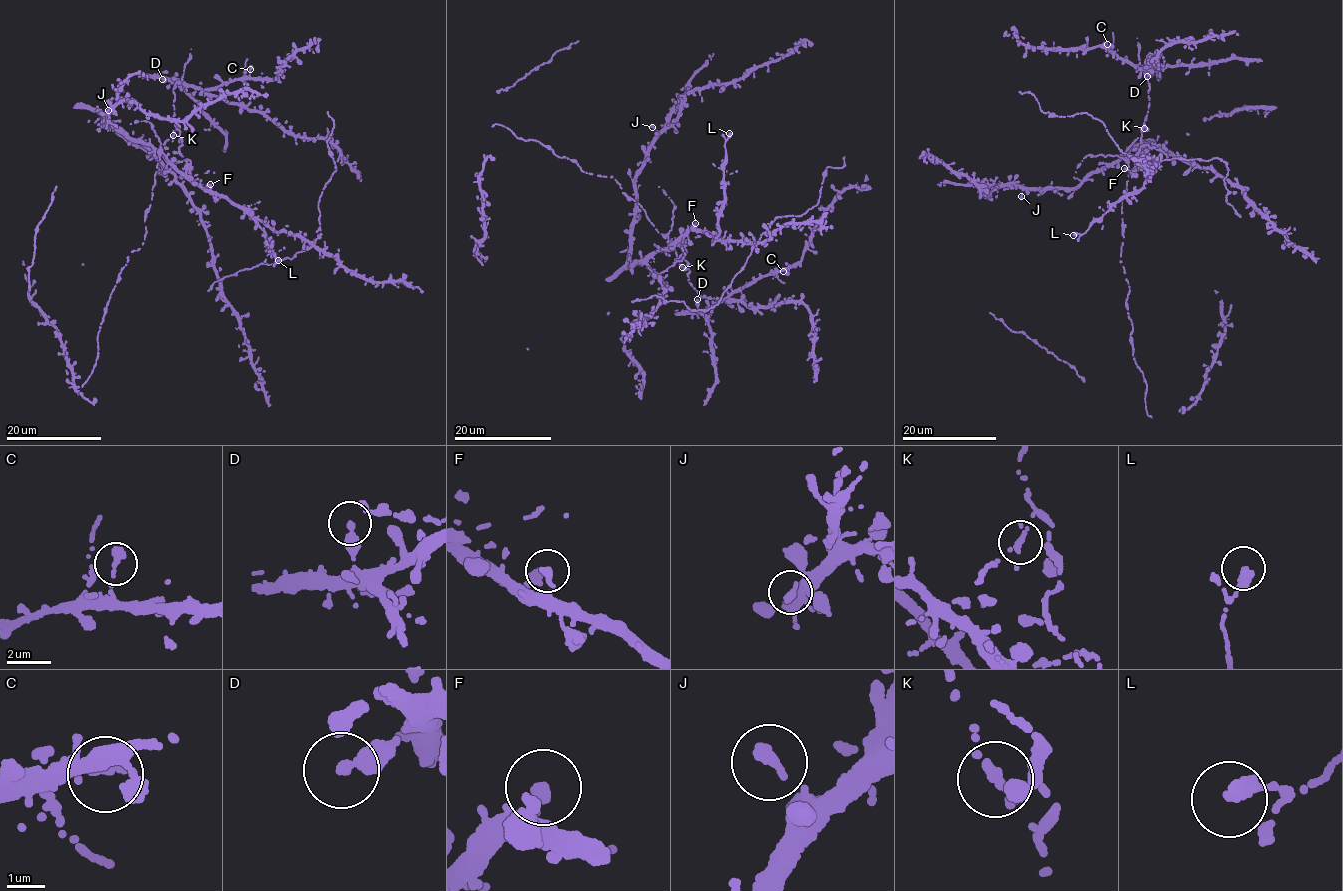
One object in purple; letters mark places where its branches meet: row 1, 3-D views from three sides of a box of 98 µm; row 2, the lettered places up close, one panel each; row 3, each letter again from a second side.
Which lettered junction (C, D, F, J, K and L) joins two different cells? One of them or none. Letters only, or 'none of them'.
K

